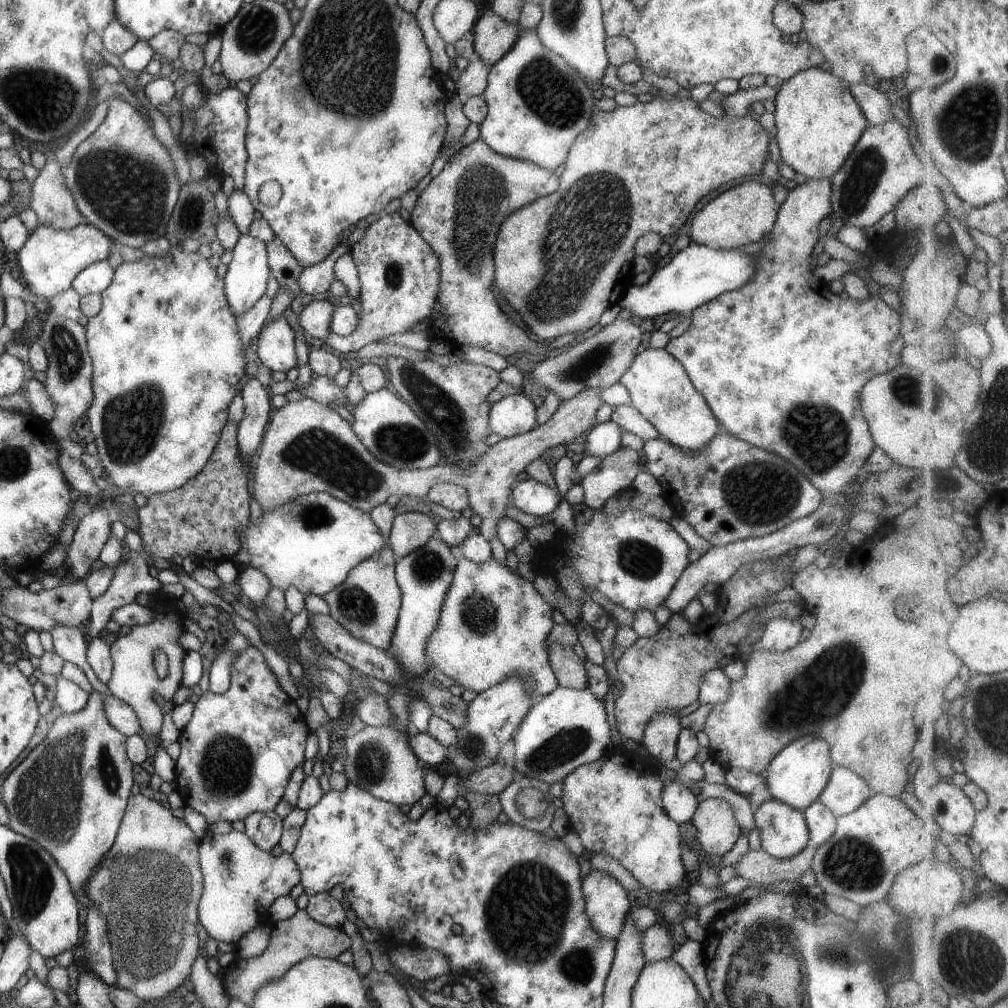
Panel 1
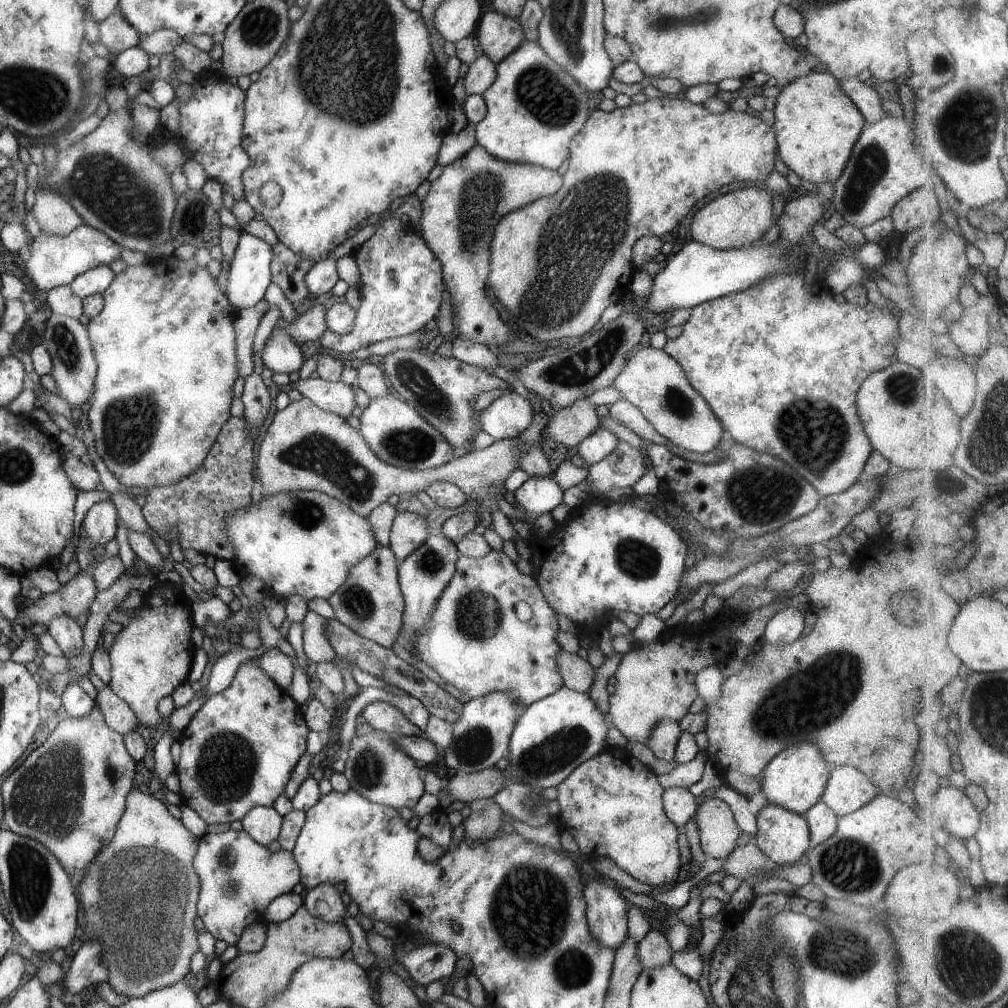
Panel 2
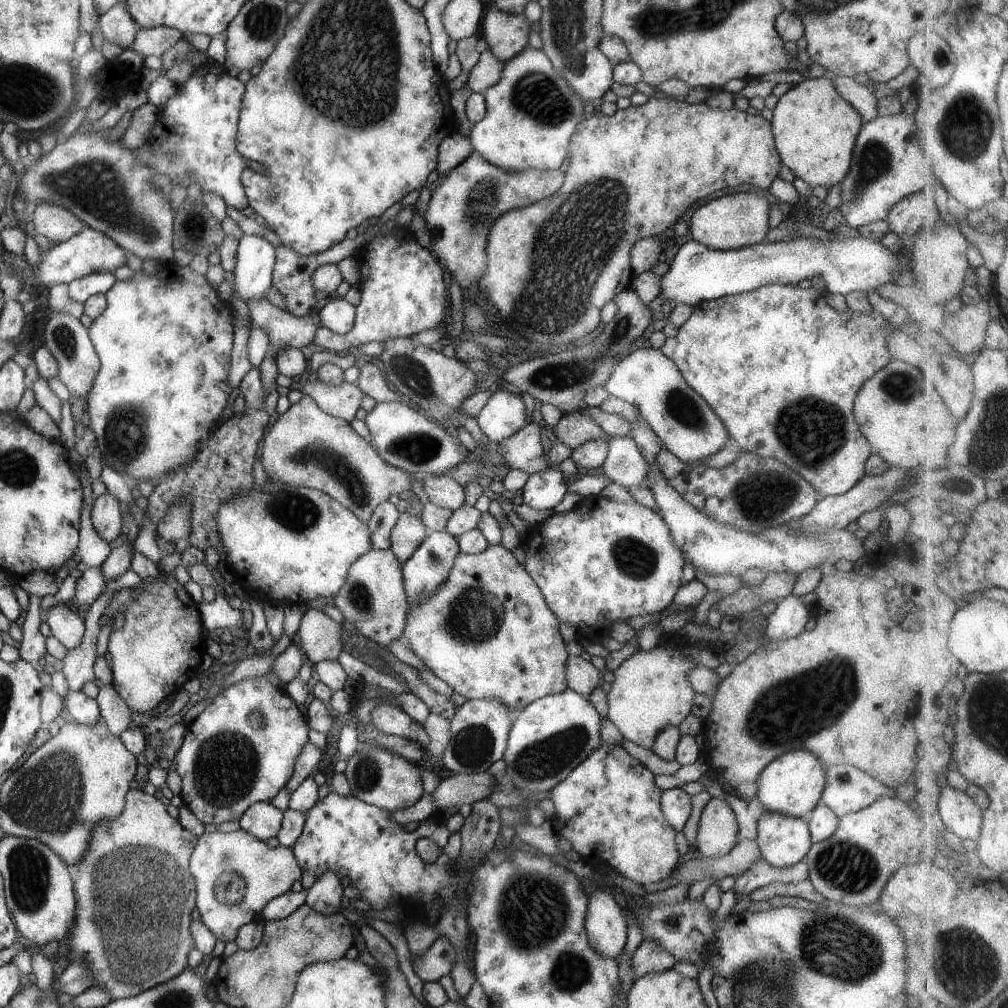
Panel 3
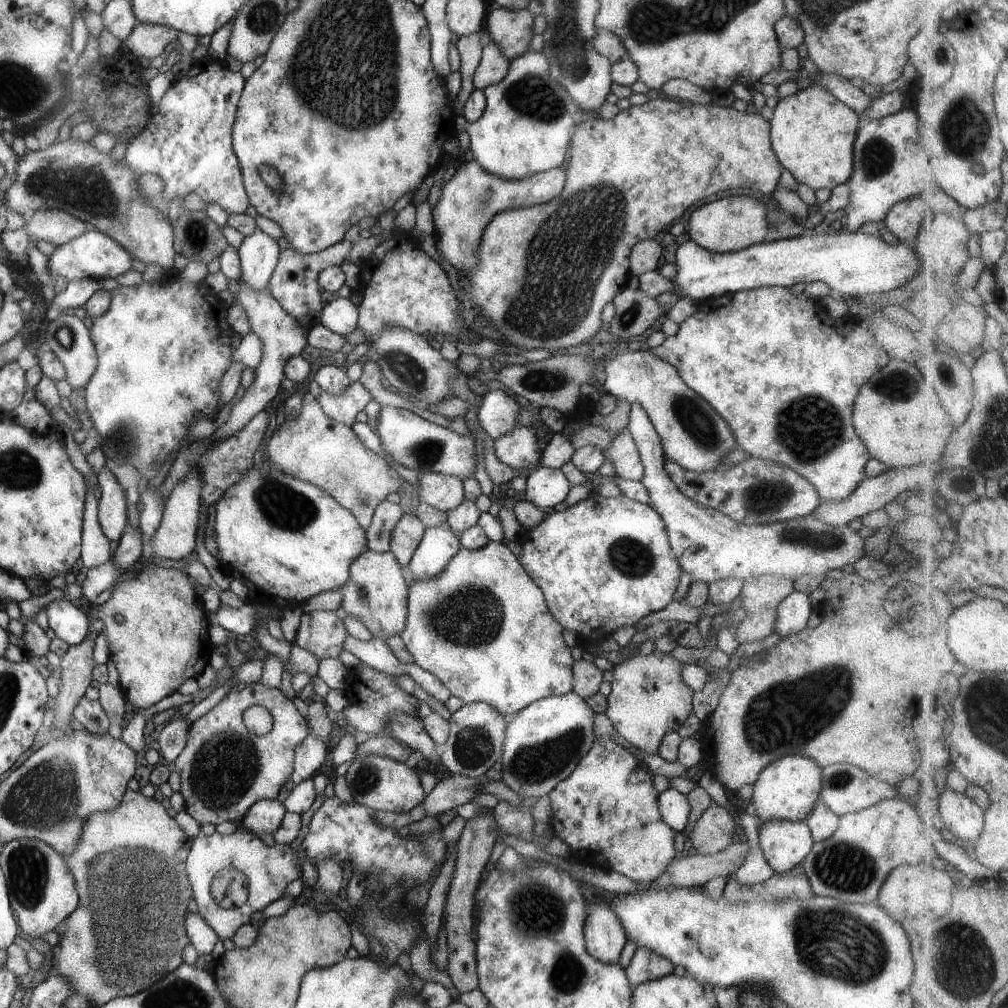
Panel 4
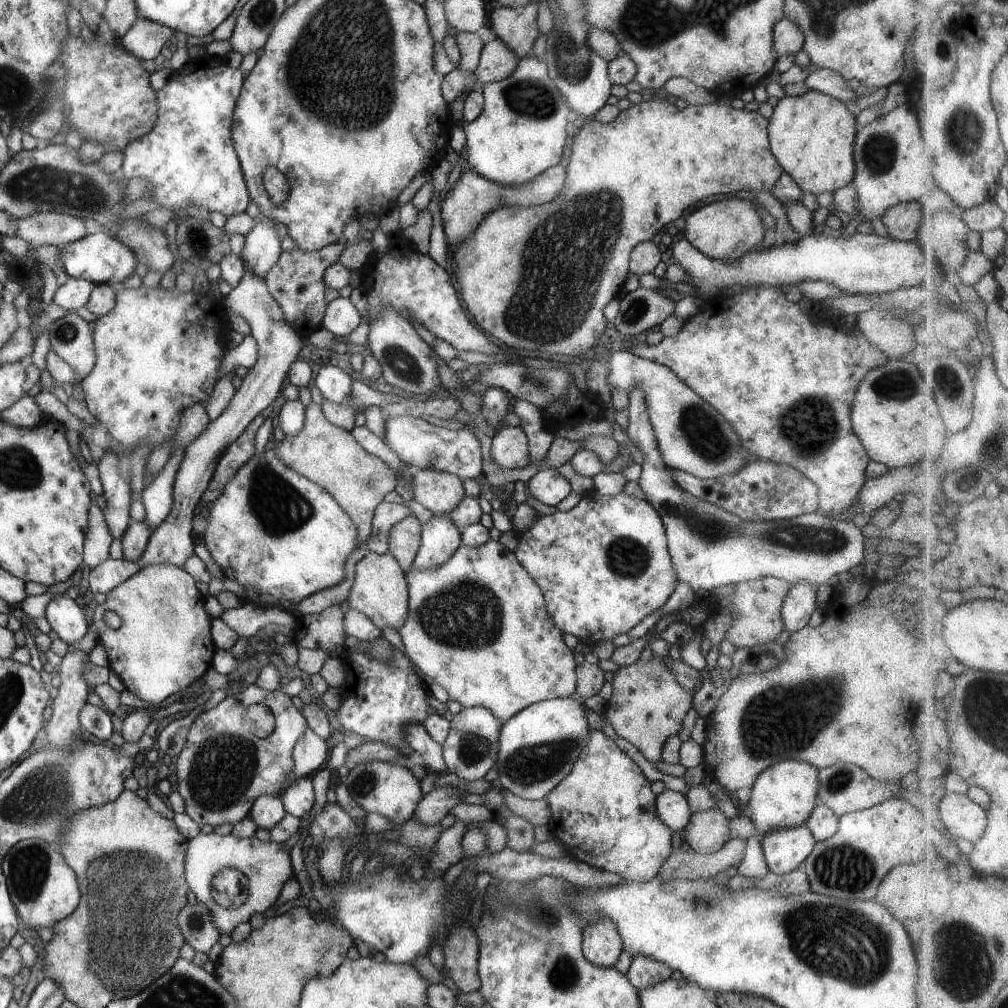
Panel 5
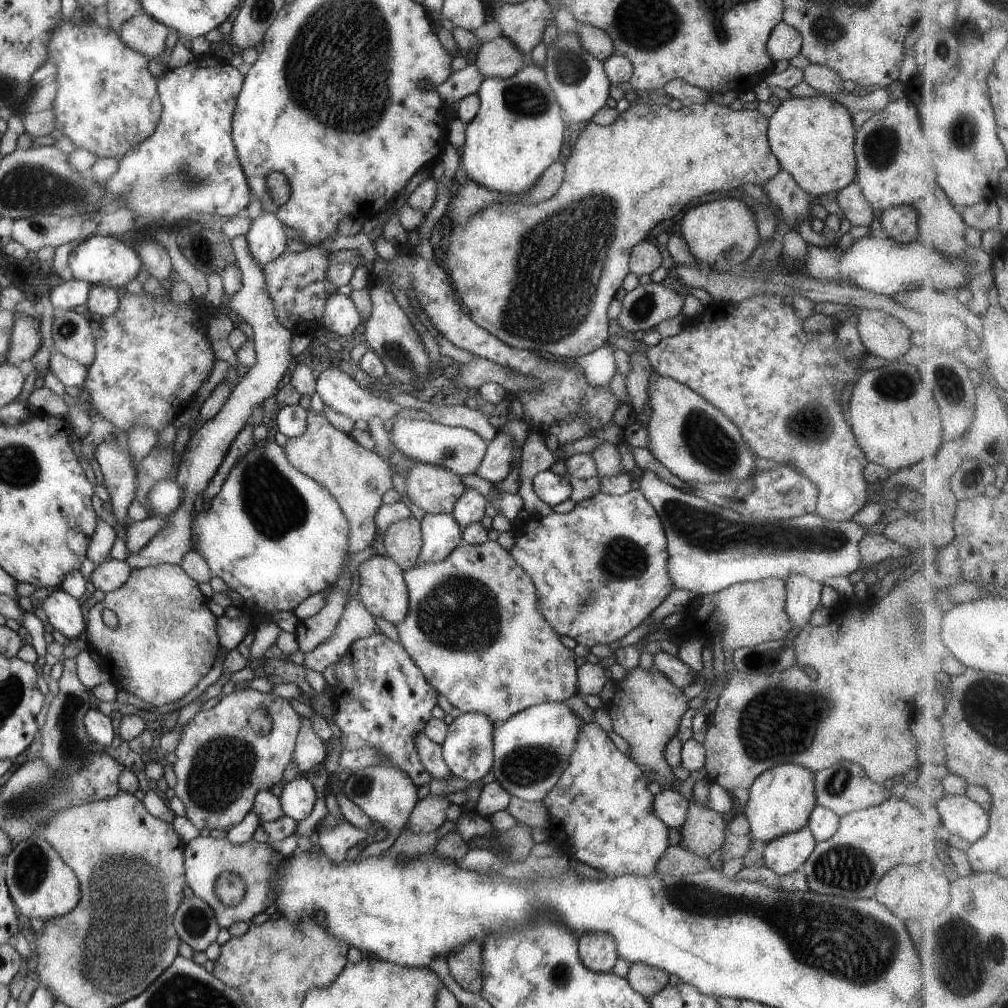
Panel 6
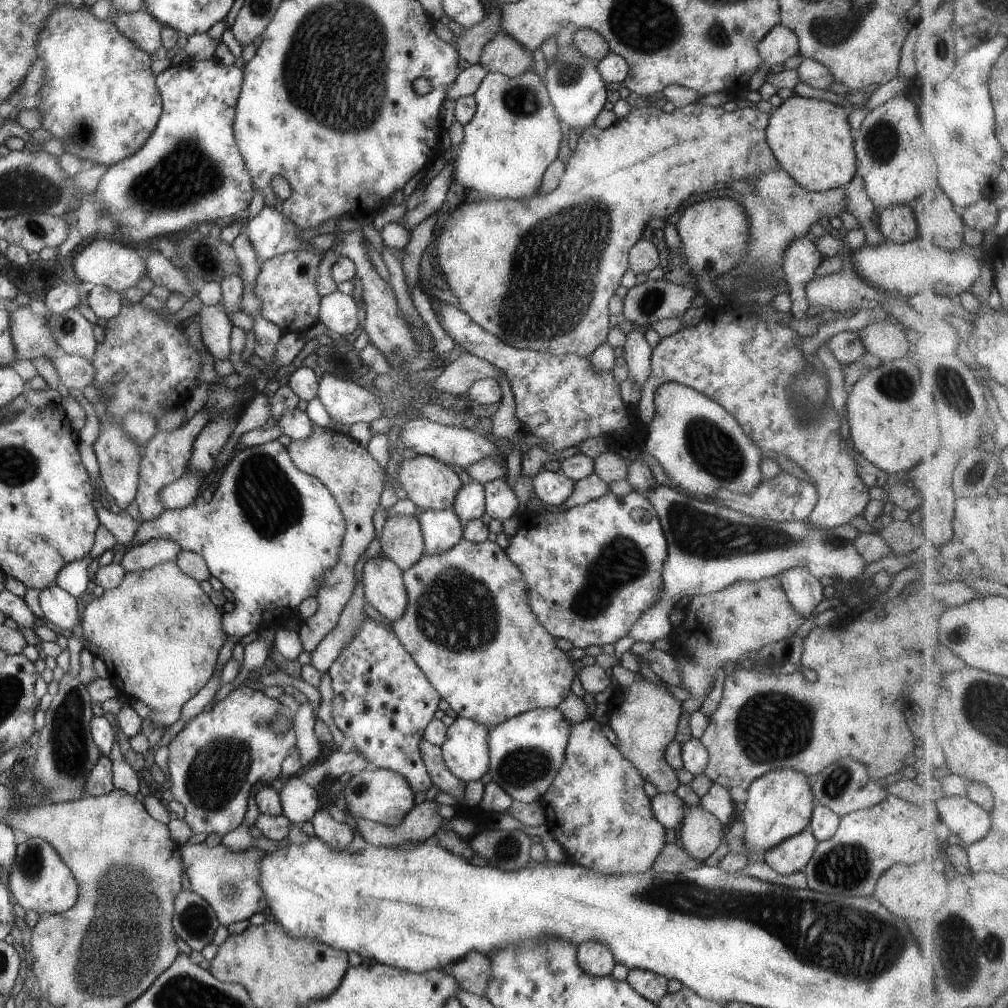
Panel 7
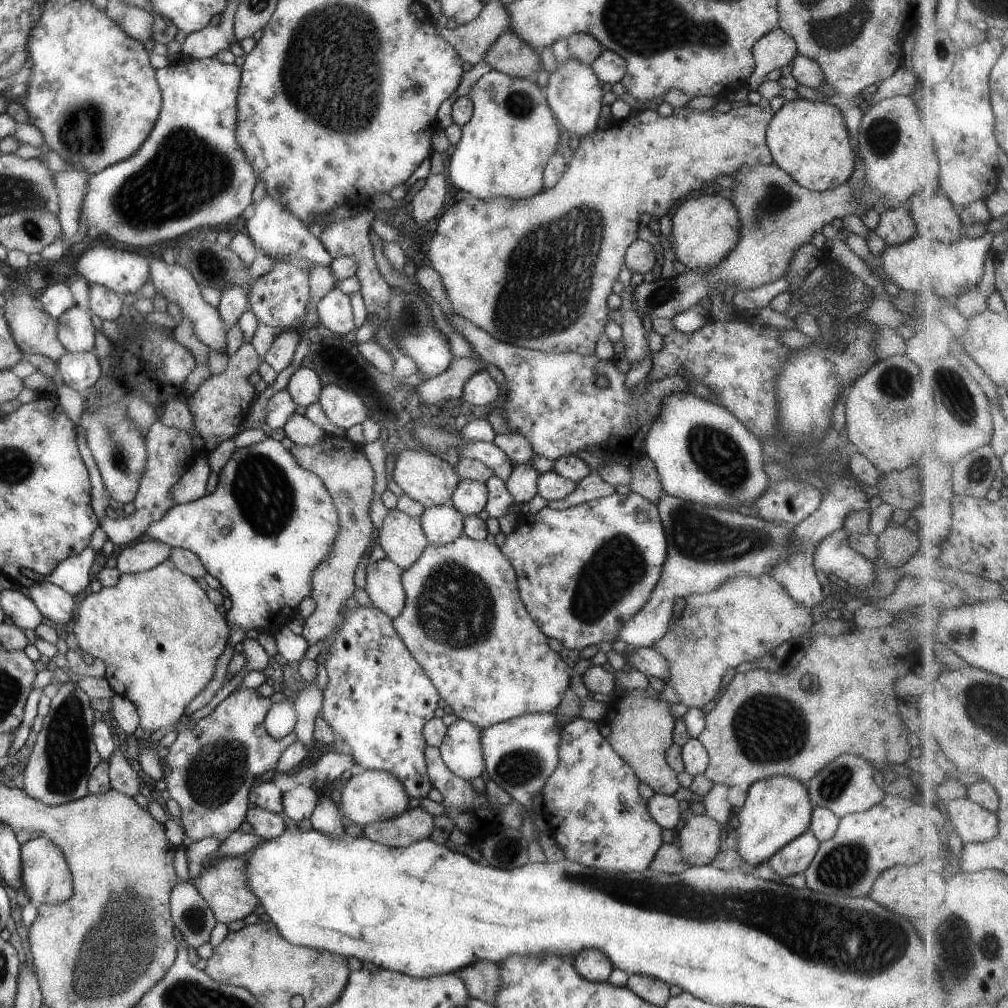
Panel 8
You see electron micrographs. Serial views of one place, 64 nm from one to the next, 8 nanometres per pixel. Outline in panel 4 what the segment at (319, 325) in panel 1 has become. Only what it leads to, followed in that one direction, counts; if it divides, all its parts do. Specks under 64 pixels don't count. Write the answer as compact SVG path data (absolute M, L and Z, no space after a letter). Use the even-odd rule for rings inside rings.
M242 281L237 283L239 284L239 290L233 296L232 304L236 305L246 315L250 332L257 336L257 339L261 342L261 357L259 364L253 369L250 387L247 387L241 398L231 406L227 420L221 426L217 426L217 430L209 436L208 442L211 445L233 437L249 423L249 420L255 417L255 414L263 411L270 404L270 401L279 392L279 387L283 382L282 379L285 378L285 362L289 358L300 354L306 344L306 334L309 332L300 328L299 324L283 311L277 300L274 300L266 289L253 289Z

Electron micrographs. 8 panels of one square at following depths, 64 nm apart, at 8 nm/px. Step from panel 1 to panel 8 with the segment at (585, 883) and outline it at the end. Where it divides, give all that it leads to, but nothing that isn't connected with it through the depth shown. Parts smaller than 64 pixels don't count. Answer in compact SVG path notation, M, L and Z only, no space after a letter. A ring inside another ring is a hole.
M583 948L573 957L573 968L575 972L589 980L589 982L606 982L607 977L611 974L613 966L607 956L603 956L595 948Z

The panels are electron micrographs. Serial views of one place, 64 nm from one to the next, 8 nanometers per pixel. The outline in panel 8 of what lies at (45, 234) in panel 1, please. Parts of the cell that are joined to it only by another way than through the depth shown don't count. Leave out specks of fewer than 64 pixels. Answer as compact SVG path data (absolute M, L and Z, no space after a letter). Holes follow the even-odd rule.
M98 244L85 250L77 260L75 268L77 274L83 276L89 286L92 284L103 286L120 296L139 293L141 286L150 279L148 262L143 256L125 250L107 247L104 244Z

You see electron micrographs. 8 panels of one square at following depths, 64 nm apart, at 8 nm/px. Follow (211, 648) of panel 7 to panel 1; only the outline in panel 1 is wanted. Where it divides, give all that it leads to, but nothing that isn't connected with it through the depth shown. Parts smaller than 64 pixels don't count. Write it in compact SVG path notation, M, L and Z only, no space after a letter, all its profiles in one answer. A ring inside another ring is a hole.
M157 590L153 592L154 599L149 607L152 617L150 622L141 625L132 625L129 627L129 631L124 635L119 635L116 639L109 642L110 660L112 663L112 670L109 681L105 684L107 686L109 694L114 698L121 700L124 704L127 704L135 714L139 727L146 734L158 734L160 732L162 724L162 715L157 702L154 700L155 695L163 697L165 700L171 700L174 692L180 686L182 676L182 661L187 651L185 651L178 642L179 636L184 632L182 630L182 620L184 615L178 613L178 610L174 607L174 603L177 600L177 608L182 608L179 602L178 595L167 594L163 590ZM155 650L163 652L167 657L167 674L165 678L159 678L156 676L155 668L153 668L153 654Z

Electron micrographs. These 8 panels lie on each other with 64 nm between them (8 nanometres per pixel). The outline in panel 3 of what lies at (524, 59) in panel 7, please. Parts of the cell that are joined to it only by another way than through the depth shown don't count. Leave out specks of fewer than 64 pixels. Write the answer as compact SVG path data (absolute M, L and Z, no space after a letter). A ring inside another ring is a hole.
M489 49L483 50L466 80L469 91L482 93L495 85L499 81L503 66L504 62L499 61Z

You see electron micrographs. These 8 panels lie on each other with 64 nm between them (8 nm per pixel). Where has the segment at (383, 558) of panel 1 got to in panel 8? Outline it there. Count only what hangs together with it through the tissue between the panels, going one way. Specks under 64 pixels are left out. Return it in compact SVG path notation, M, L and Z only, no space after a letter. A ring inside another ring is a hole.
M385 557L367 563L365 572L364 591L372 605L390 619L395 618L405 602L405 594L401 586L401 568Z

